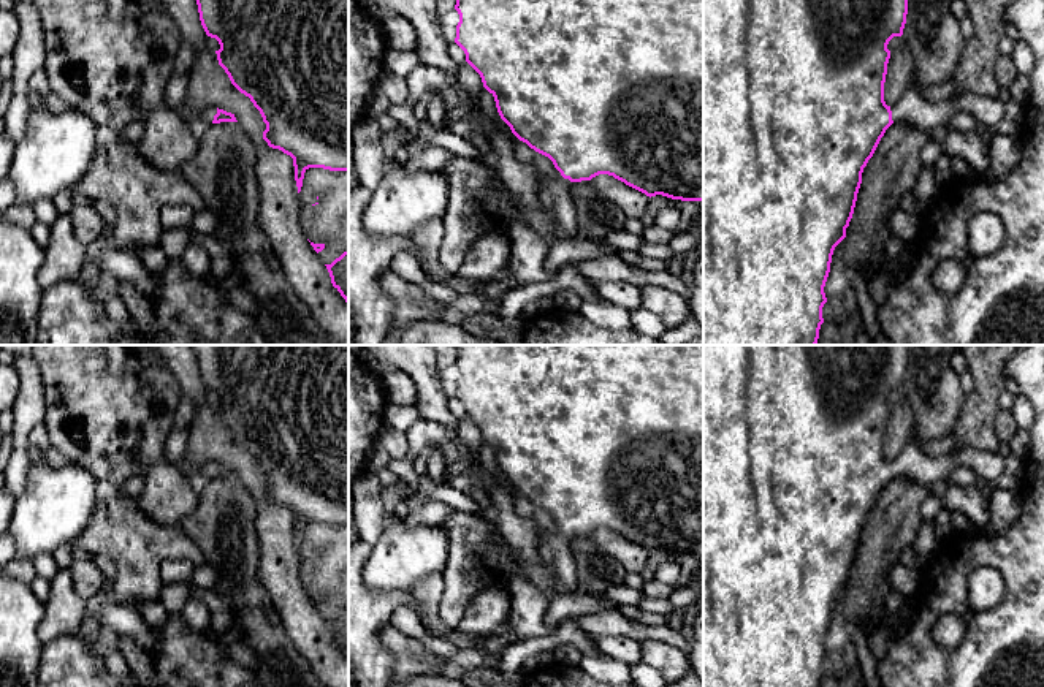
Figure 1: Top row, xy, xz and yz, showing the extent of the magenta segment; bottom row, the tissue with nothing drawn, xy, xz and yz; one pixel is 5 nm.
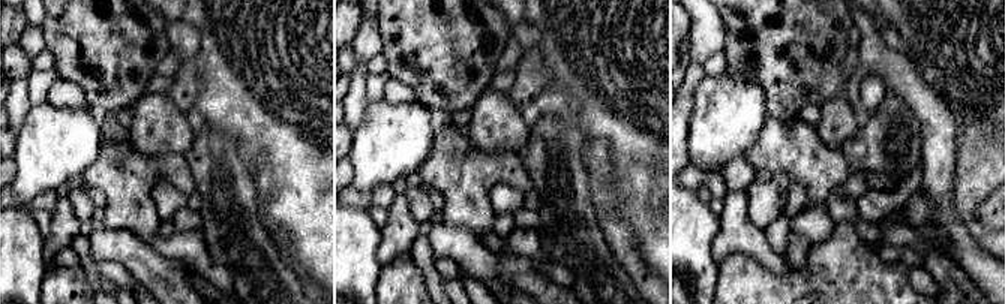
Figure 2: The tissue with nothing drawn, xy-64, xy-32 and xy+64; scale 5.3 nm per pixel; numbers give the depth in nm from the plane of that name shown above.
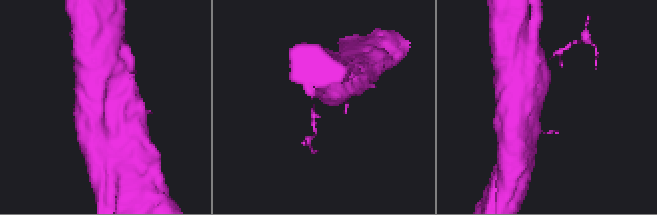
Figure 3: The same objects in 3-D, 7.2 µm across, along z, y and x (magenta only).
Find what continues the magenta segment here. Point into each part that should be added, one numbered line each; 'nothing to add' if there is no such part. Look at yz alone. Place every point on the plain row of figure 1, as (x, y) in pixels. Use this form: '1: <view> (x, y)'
1: yz (911, 463)

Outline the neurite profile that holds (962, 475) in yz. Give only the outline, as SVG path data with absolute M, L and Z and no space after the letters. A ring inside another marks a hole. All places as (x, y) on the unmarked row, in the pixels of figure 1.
M960 465L952 472L949 481L958 486L974 486L974 483L977 481L977 475L974 473L973 469Z

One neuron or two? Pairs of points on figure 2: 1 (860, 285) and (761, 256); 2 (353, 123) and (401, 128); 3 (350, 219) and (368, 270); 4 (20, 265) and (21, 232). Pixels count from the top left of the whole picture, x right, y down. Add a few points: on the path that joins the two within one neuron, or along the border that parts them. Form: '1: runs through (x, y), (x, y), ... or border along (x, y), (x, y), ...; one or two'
1: border along (752, 256), (776, 274), (783, 276), (788, 271); two
2: border along (369, 102), (363, 120), (354, 131); two
3: runs through (350, 231), (350, 252), (356, 258); one
4: runs through (17, 258), (17, 240); one

